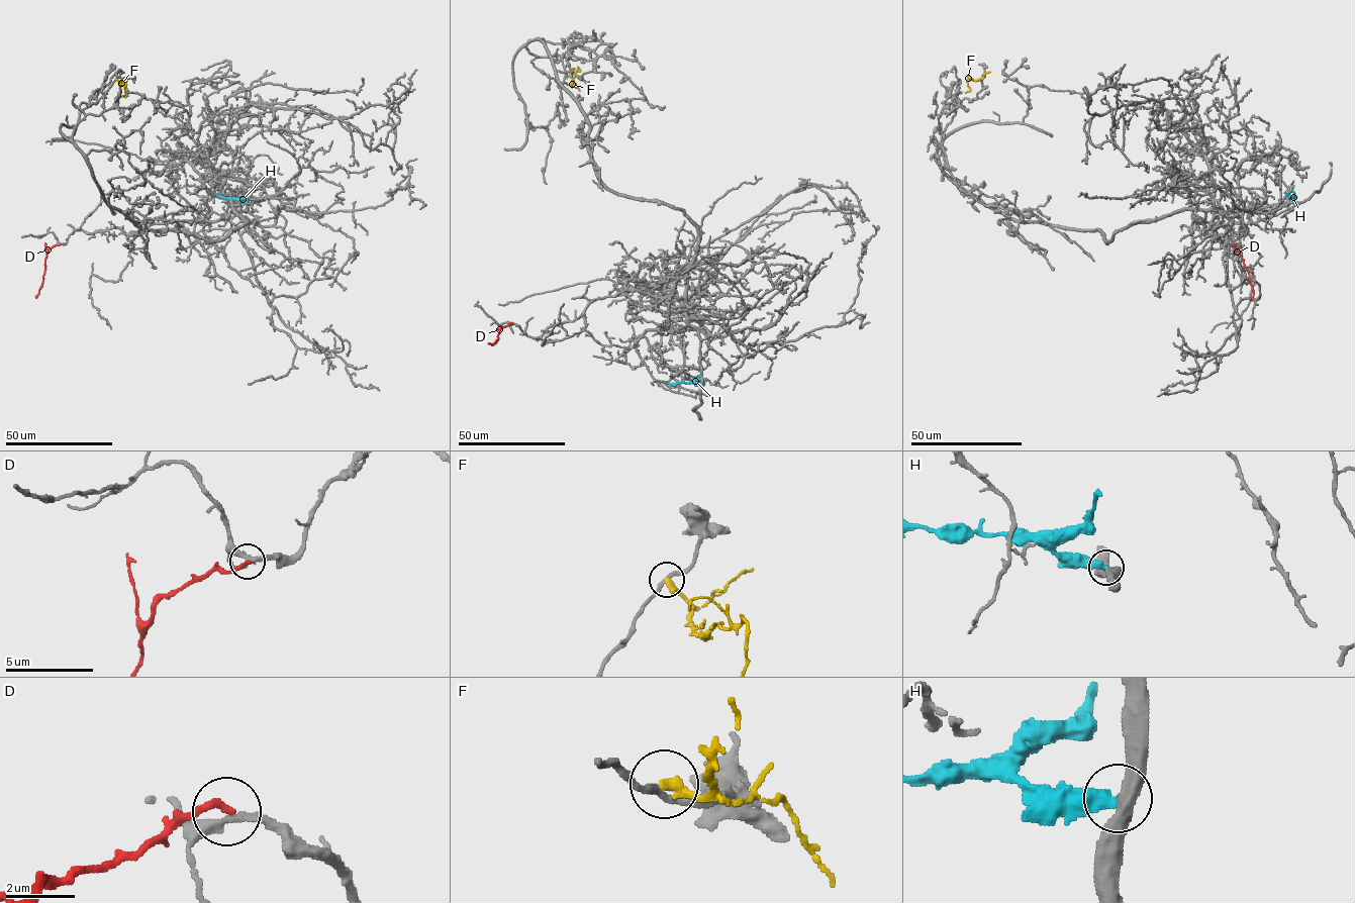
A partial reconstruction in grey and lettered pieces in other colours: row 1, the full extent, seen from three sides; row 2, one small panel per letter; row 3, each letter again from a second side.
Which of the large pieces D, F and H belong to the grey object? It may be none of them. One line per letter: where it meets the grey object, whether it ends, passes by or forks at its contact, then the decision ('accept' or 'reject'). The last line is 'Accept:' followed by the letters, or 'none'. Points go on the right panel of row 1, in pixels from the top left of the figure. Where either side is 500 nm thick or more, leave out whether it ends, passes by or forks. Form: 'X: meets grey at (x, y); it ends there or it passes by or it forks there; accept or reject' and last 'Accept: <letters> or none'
D: meets grey at (1231, 244); it ends there; accept
F: meets grey at (983, 73); it ends there; reject
H: meets grey at (1294, 201); it ends there; reject
Accept: D

